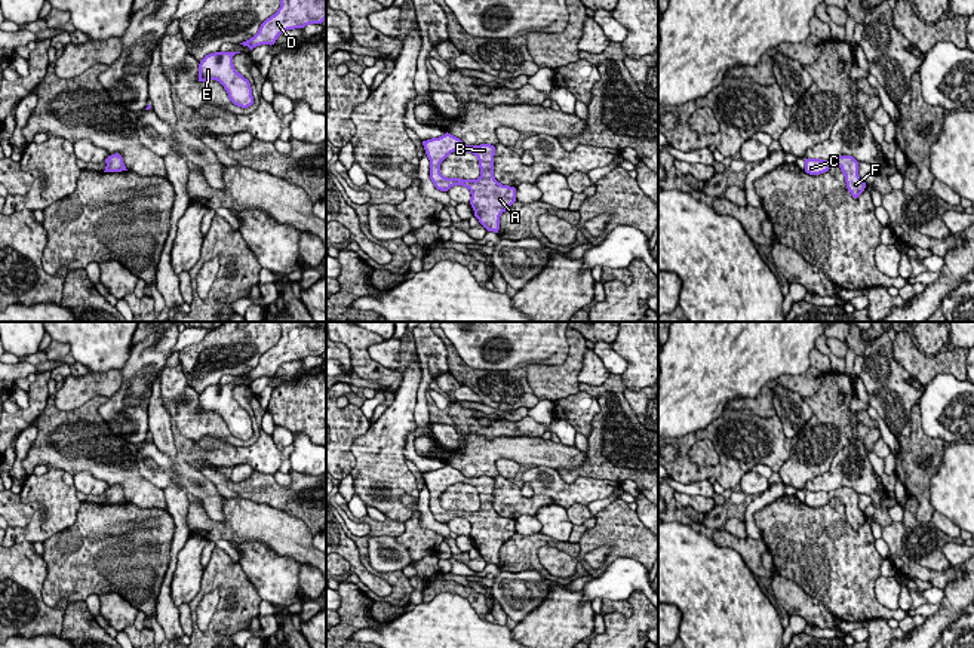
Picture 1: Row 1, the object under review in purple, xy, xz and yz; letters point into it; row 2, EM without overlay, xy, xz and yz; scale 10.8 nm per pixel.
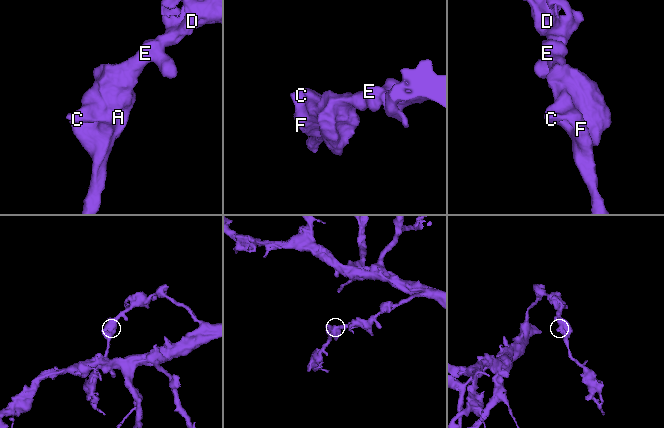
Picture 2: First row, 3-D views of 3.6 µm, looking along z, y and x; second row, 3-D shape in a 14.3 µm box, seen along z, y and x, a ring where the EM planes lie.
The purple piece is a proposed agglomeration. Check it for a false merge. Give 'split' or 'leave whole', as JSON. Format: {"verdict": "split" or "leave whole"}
{"verdict": "leave whole"}

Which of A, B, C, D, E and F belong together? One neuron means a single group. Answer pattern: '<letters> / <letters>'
A B C D E F

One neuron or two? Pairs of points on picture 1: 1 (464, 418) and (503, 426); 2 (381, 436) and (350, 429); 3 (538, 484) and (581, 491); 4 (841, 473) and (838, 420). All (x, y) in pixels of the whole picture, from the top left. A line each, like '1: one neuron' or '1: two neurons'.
1: one neuron
2: two neurons
3: one neuron
4: two neurons

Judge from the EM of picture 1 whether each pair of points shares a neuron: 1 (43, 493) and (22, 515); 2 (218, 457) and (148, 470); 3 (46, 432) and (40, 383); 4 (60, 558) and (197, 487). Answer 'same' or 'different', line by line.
1: different
2: different
3: different
4: different

